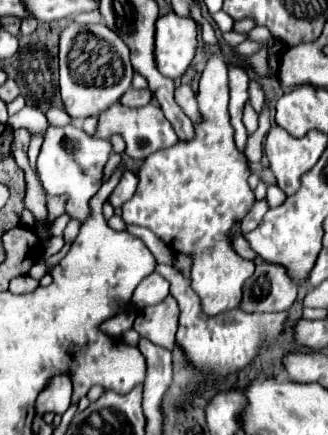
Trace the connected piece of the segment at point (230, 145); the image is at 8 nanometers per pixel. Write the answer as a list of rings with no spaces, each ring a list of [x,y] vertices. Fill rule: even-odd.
[[[214,52],[204,68],[196,100],[200,112],[200,122],[194,124],[196,136],[192,140],[178,140],[172,148],[160,150],[142,162],[138,170],[138,188],[132,200],[122,206],[122,218],[126,224],[150,228],[174,254],[178,252],[192,258],[192,290],[200,296],[202,310],[208,312],[208,316],[218,316],[240,304],[242,286],[254,272],[254,262],[236,254],[230,230],[248,214],[256,200],[248,184],[248,158],[234,144],[234,128],[228,116],[228,70],[220,52]]]

